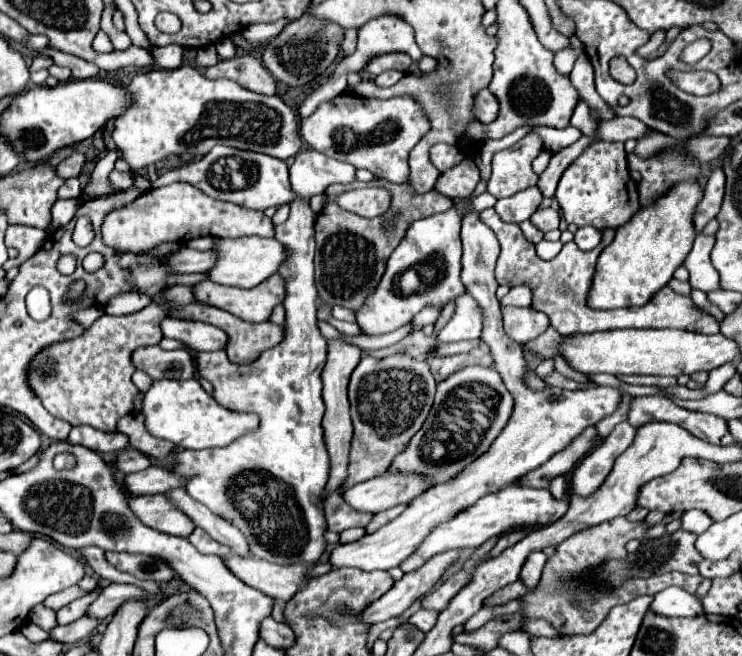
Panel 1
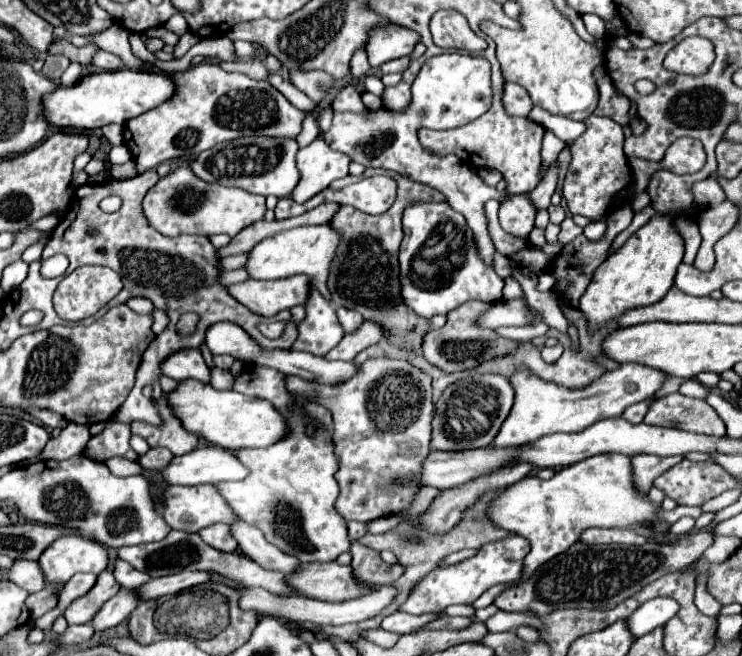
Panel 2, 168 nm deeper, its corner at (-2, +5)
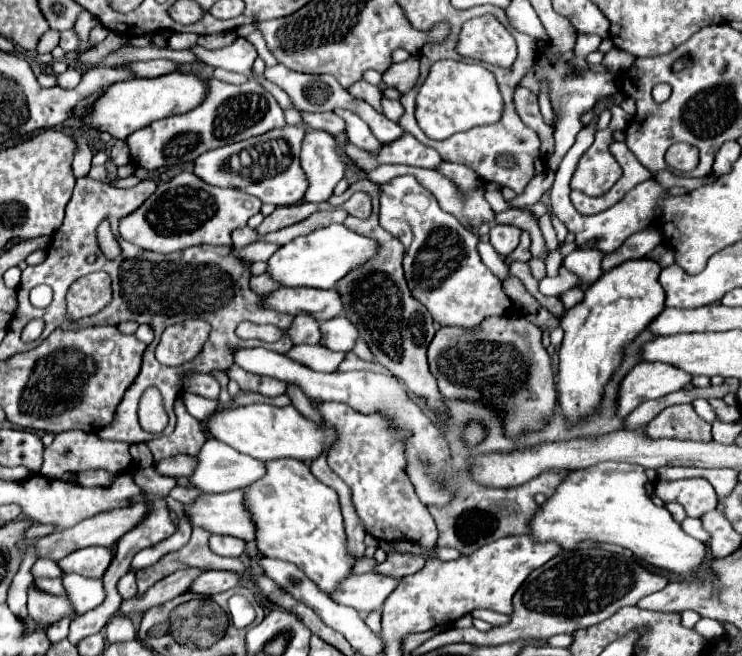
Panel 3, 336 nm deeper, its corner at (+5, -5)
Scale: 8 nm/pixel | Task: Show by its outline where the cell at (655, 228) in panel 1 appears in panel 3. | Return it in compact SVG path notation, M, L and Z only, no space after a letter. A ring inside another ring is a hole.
M653 259L625 261L605 271L587 291L579 305L565 311L561 327L565 331L559 349L559 375L557 391L559 405L569 423L577 423L581 417L593 413L601 401L603 385L621 363L621 349L635 339L663 309L665 289L659 283L663 267Z

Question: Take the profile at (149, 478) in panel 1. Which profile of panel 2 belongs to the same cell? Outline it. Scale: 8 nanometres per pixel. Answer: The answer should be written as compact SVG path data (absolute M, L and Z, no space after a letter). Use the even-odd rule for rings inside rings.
M204 445L190 453L174 457L162 475L170 485L200 485L244 479L248 475L248 469L238 461L232 449Z

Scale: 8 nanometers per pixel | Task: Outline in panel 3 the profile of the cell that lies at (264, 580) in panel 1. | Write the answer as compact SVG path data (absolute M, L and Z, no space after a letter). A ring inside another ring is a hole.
M365 573L365 575L349 575L339 587L329 593L335 603L357 609L361 615L369 611L379 611L391 591L397 587L397 579L387 579L385 575Z

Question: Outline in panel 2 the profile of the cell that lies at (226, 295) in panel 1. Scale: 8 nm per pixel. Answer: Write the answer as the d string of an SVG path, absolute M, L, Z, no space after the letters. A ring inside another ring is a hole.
M292 275L276 281L248 279L244 283L230 285L230 293L250 311L272 317L282 309L304 305L310 295L310 279L304 275Z

